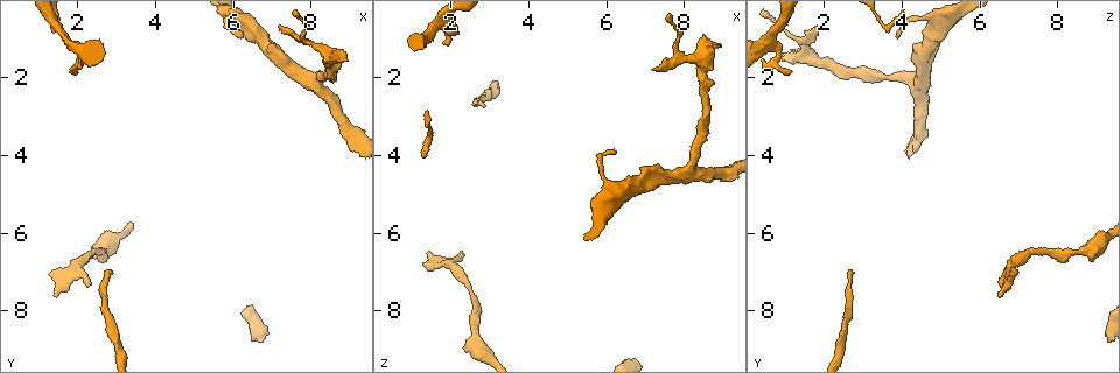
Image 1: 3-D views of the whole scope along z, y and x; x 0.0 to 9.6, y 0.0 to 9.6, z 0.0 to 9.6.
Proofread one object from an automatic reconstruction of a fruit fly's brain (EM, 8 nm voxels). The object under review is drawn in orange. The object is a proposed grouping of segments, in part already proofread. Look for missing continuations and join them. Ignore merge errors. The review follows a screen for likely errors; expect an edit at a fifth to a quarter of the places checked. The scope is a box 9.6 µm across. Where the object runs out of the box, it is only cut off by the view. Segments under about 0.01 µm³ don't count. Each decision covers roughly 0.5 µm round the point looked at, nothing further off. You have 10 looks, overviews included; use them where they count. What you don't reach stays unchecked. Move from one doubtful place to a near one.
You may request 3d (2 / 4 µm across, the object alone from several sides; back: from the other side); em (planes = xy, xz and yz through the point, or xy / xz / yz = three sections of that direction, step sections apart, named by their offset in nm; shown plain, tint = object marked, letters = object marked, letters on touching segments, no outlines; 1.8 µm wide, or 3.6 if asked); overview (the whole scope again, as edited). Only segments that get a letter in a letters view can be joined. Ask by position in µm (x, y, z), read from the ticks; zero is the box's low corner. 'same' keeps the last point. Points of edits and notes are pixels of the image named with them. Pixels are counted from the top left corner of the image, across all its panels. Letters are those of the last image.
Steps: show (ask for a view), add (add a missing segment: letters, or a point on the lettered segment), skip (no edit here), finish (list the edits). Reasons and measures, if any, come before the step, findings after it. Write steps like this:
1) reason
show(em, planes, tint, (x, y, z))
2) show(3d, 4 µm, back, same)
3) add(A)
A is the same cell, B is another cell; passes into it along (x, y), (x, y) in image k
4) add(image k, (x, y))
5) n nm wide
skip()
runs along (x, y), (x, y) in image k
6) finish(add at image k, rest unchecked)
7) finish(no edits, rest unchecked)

abrupt turn
show(em, planes, letters, (8.10, 2.10, 4.45))

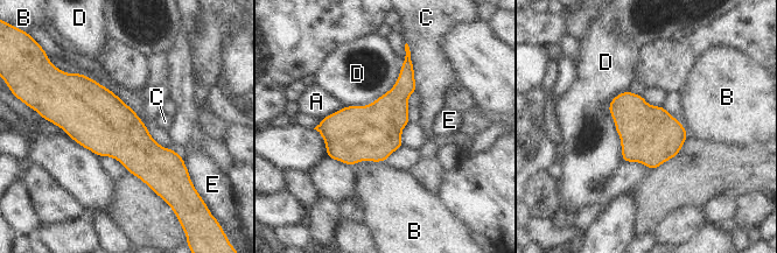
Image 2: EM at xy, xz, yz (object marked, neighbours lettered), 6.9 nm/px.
skip()
A, B, C, D and E are other cells; border along (627, 90), (608, 107), (622, 161) in image 2; none of them fits

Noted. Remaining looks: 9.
an open end
show(em, xz, step 16, letters, (7.25, 0.65, 1.80))

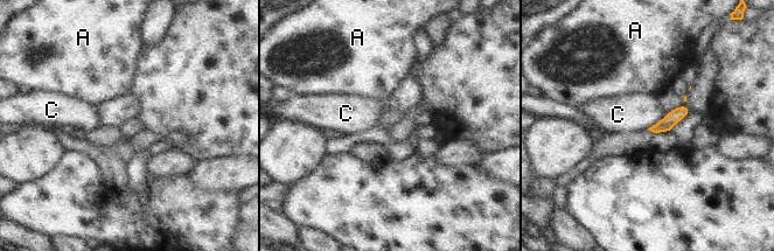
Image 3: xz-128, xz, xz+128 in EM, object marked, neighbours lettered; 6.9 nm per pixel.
cut it another way
show(em, planes, letters, same)

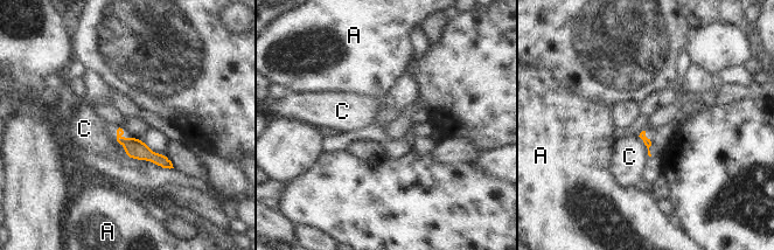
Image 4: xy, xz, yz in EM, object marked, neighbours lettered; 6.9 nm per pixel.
skip()
A and C are other cells; runs along (119, 132), (125, 143), (168, 165) in image 4; none of them fits

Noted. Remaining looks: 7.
free end
show(3d, 4 µm, (2.10, 1.20, 0.85))

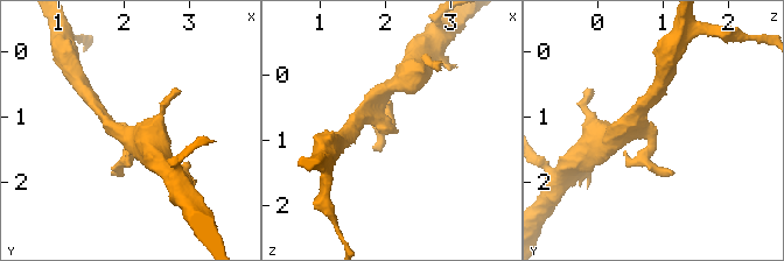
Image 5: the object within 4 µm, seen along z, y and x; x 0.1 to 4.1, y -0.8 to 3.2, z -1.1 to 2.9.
show(em, yz, step 16, tint, (2.15, 1.25, 0.85))

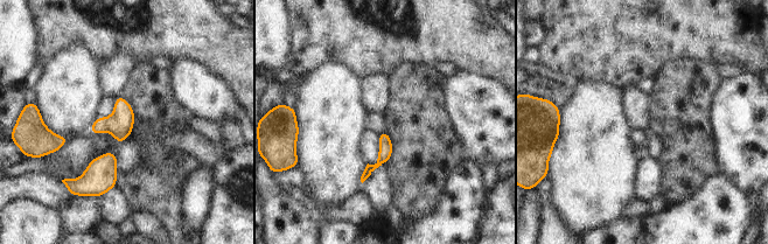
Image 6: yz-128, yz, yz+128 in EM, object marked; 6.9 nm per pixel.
show(em, planes, letters, same)

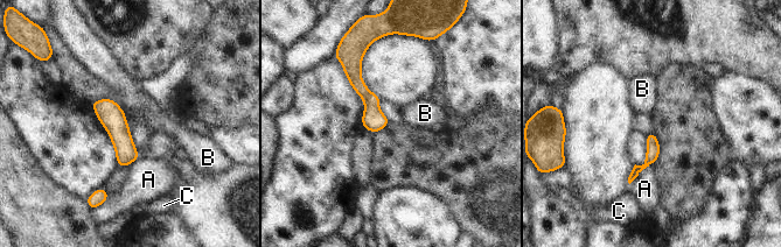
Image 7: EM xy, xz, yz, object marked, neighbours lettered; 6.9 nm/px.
skip()
A, B and C are other cells; runs along (355, 63), (374, 129) in image 7; none of them fits

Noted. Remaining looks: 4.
branch stops here
show(3d, 4 µm, (1.25, 7.05, 6.80))

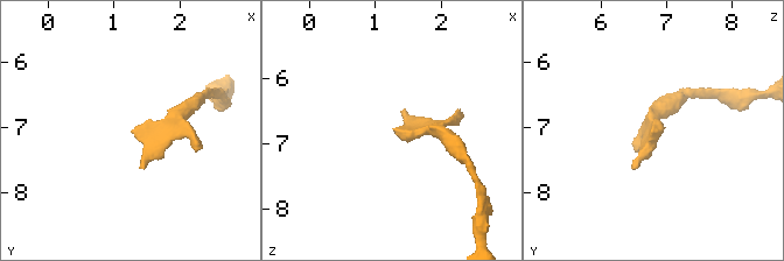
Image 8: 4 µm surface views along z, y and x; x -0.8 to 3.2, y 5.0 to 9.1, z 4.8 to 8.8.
show(em, planes, letters, (1.25, 7.00, 6.75))

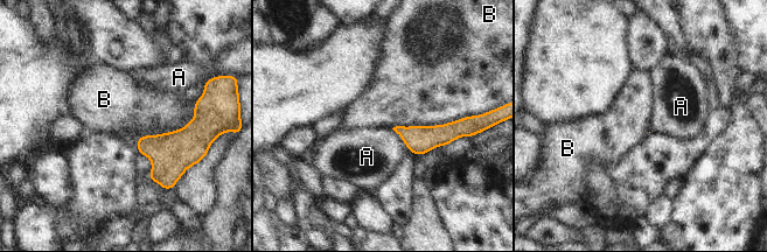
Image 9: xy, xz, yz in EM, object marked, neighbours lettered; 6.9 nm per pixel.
skip()
A and B are other cells; border along (195, 102), (136, 148) in image 9; no lettered segment goes on from it

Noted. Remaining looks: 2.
finish(no edits, rest unchecked)

